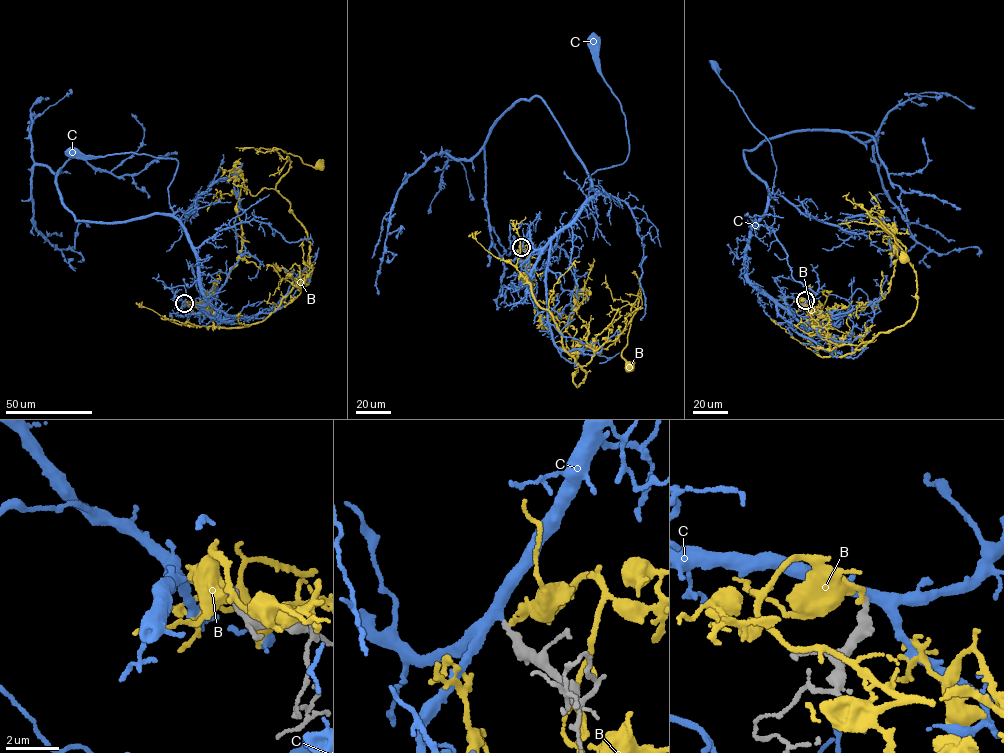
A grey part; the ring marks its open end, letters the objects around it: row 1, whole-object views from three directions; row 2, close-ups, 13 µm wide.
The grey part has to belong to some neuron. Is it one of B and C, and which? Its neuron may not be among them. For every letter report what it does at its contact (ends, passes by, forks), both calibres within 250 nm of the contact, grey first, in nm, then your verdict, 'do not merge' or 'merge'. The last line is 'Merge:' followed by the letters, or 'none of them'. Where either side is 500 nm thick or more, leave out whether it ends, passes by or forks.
B: it passes by; calibres 280 and 170 nm; do not merge
C: it passes by; calibres 240 and 400 nm; merge
Merge: C

